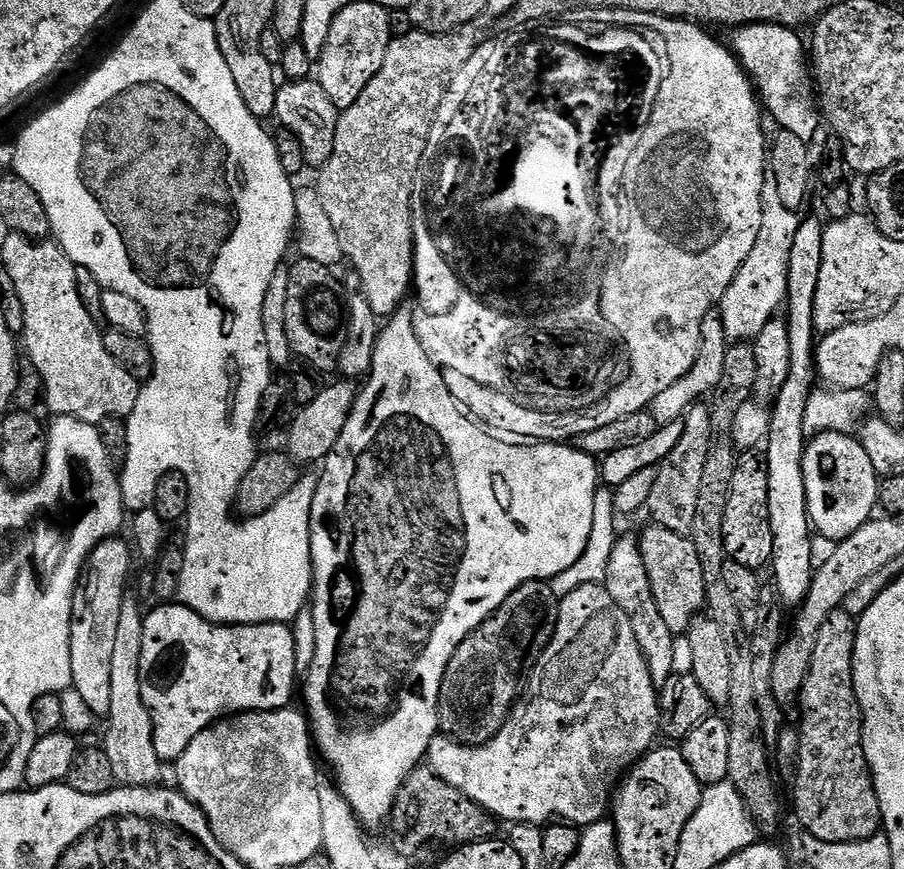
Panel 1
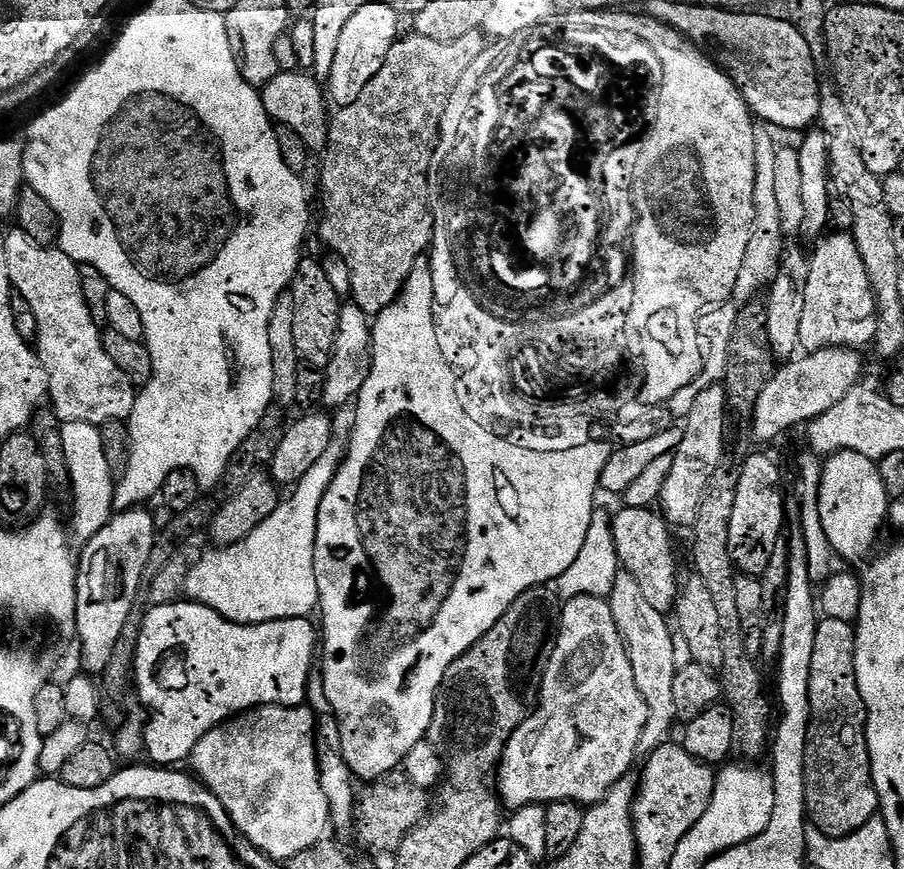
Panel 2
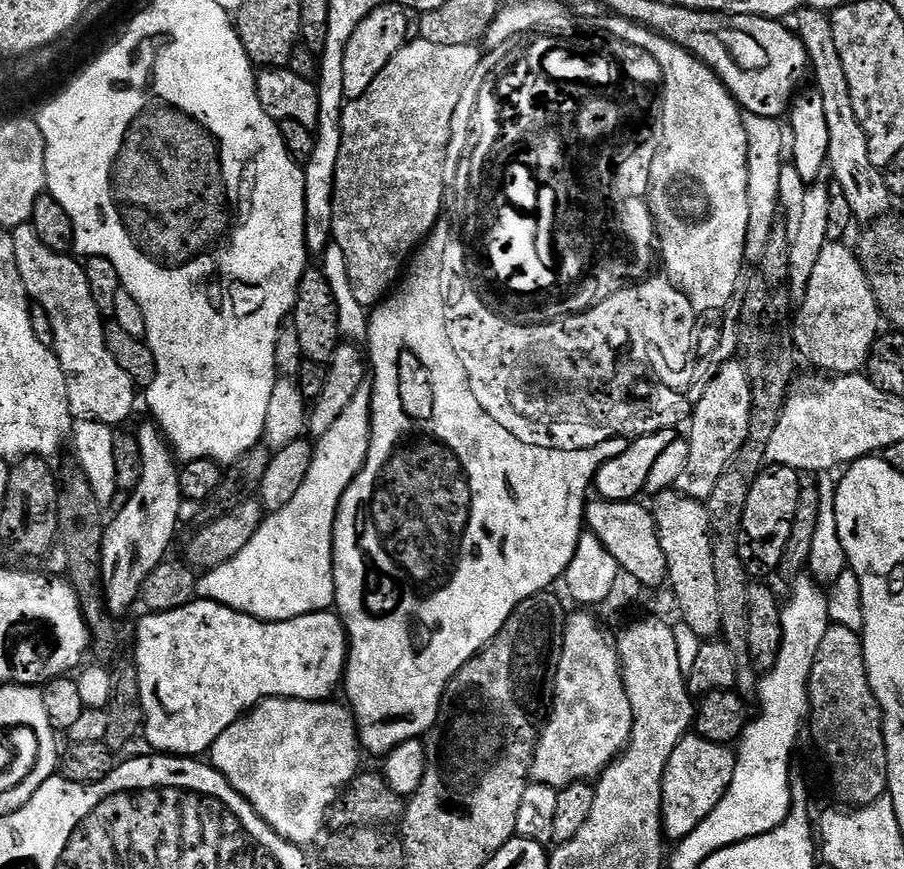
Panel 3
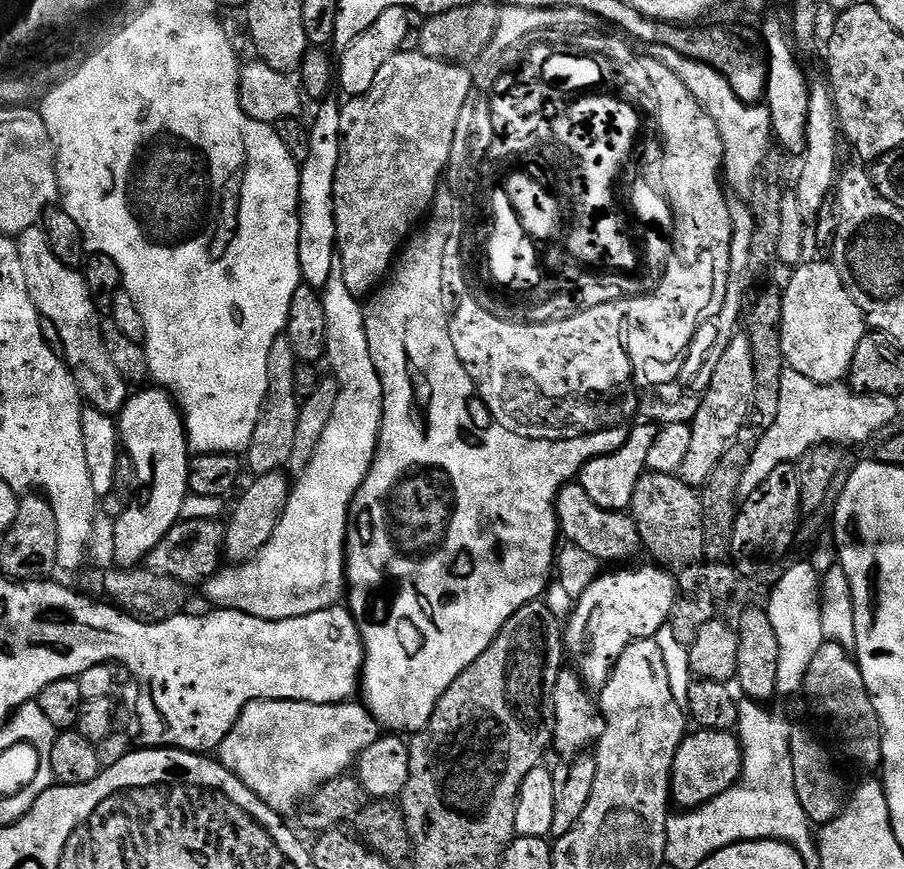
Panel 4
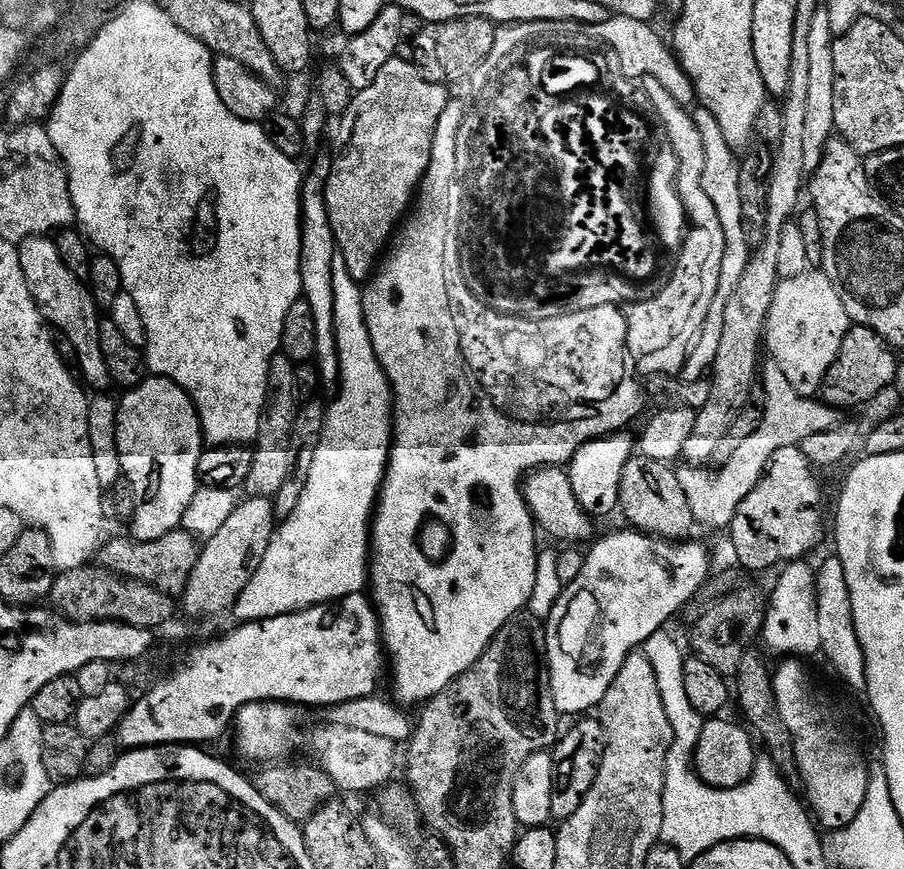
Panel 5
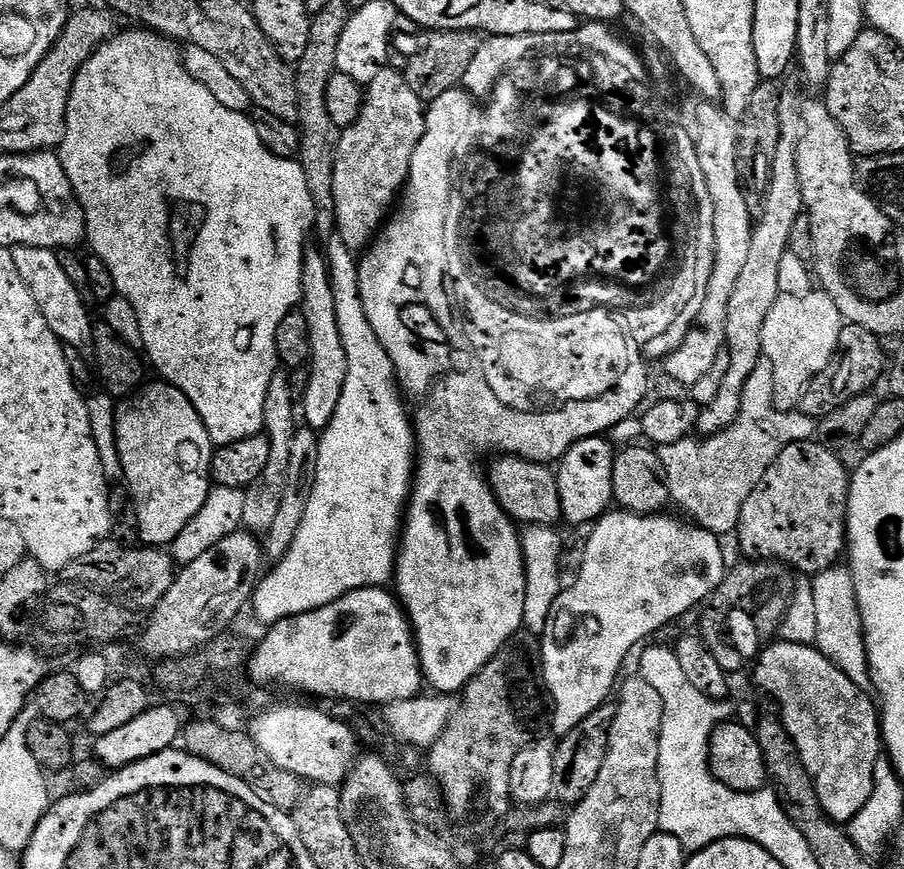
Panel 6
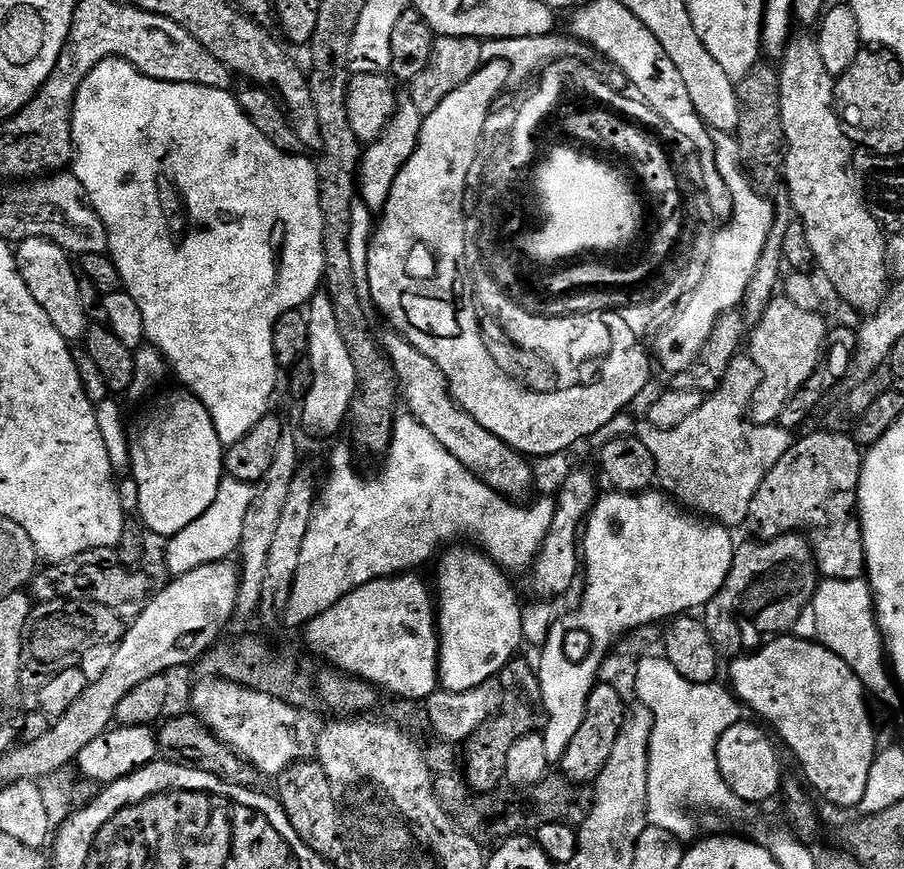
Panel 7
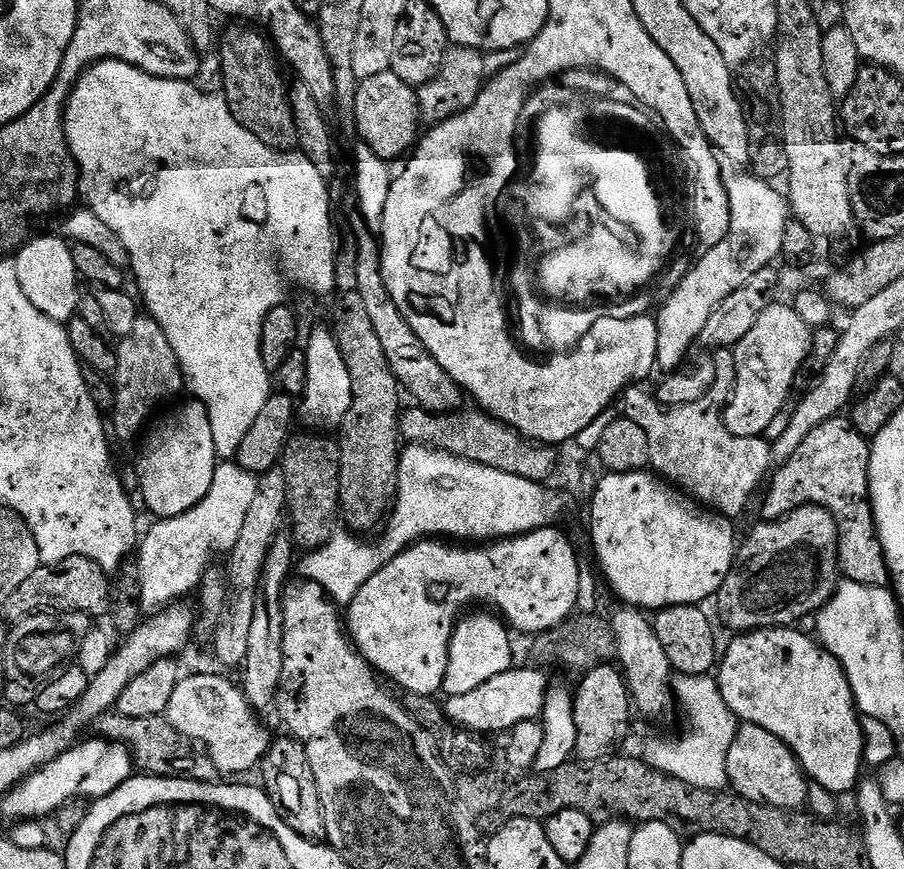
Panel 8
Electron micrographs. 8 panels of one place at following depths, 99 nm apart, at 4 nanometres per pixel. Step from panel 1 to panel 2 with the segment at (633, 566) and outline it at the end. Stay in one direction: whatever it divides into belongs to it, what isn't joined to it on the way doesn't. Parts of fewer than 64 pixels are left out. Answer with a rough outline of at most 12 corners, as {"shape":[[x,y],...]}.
{"shape":[[619,573],[606,599],[649,713],[675,717],[678,644]]}

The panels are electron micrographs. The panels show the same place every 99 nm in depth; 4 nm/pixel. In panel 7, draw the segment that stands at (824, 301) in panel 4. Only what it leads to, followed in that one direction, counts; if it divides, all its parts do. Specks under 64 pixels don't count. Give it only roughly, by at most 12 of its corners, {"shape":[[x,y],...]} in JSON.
{"shape":[[773,298],[746,352],[760,371],[752,423],[776,424],[816,373],[820,312]]}

